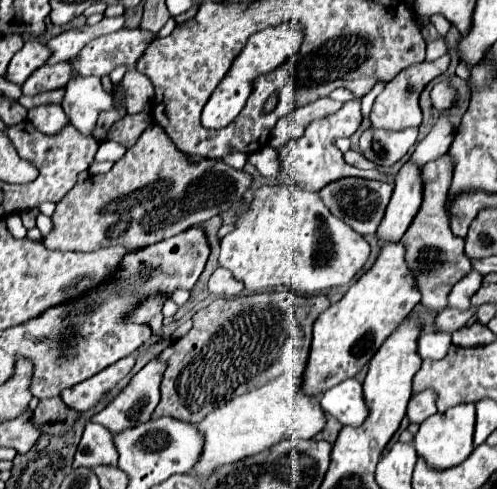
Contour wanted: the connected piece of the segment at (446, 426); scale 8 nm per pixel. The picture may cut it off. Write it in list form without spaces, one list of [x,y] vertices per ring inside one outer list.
[[[458,404],[446,412],[436,412],[434,416],[426,418],[426,422],[420,424],[420,430],[414,438],[416,452],[418,456],[426,458],[426,462],[434,466],[436,470],[452,468],[470,456],[474,448],[474,426],[476,426],[476,406],[474,404]]]

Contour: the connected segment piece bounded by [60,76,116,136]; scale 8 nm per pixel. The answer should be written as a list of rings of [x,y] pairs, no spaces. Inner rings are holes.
[[[86,76],[68,82],[64,100],[60,104],[70,122],[84,134],[92,136],[96,130],[98,110],[112,110],[114,100],[102,90],[102,82],[96,76]]]

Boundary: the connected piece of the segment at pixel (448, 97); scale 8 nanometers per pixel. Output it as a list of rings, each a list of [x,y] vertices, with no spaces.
[[[444,80],[444,82],[438,82],[438,84],[432,88],[430,98],[432,98],[432,104],[434,104],[436,110],[444,110],[444,108],[450,108],[450,106],[454,104],[456,94],[454,94],[450,82]]]

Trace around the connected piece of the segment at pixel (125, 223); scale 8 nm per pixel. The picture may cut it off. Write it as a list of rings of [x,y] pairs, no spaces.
[[[154,124],[142,132],[138,142],[112,166],[110,172],[90,176],[76,184],[66,198],[56,204],[52,214],[54,230],[44,238],[44,244],[50,250],[78,252],[92,252],[112,244],[138,250],[176,236],[192,226],[200,226],[208,218],[230,210],[242,200],[250,184],[252,176],[248,172],[236,170],[222,160],[206,158],[194,162],[190,154],[174,146],[162,126]]]

